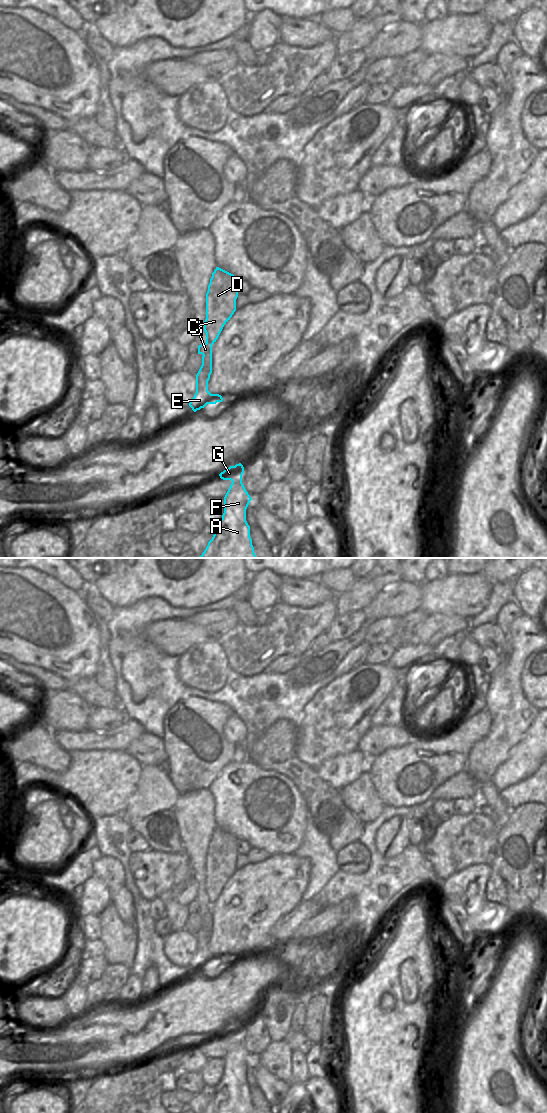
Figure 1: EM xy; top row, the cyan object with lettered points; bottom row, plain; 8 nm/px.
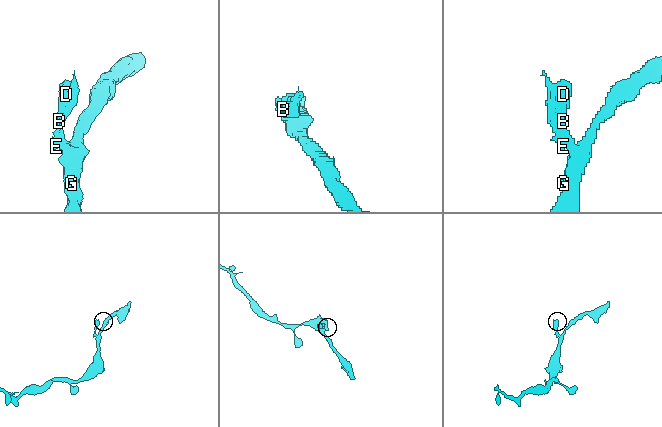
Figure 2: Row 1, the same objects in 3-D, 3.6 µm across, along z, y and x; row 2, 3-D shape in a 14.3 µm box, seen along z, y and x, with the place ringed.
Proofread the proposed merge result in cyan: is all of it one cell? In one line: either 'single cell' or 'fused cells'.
single cell

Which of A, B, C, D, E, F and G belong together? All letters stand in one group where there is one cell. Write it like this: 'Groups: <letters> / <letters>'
Groups: A B C D E F G

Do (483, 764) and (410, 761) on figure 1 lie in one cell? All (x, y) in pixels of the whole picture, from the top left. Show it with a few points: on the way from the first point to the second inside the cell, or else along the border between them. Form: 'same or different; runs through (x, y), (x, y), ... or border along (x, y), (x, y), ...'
different; border along (477, 742), (468, 755), (465, 769)

